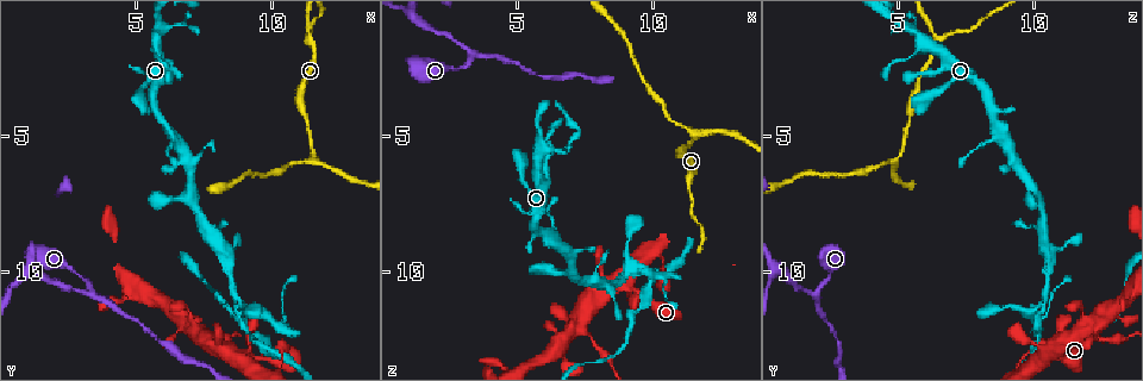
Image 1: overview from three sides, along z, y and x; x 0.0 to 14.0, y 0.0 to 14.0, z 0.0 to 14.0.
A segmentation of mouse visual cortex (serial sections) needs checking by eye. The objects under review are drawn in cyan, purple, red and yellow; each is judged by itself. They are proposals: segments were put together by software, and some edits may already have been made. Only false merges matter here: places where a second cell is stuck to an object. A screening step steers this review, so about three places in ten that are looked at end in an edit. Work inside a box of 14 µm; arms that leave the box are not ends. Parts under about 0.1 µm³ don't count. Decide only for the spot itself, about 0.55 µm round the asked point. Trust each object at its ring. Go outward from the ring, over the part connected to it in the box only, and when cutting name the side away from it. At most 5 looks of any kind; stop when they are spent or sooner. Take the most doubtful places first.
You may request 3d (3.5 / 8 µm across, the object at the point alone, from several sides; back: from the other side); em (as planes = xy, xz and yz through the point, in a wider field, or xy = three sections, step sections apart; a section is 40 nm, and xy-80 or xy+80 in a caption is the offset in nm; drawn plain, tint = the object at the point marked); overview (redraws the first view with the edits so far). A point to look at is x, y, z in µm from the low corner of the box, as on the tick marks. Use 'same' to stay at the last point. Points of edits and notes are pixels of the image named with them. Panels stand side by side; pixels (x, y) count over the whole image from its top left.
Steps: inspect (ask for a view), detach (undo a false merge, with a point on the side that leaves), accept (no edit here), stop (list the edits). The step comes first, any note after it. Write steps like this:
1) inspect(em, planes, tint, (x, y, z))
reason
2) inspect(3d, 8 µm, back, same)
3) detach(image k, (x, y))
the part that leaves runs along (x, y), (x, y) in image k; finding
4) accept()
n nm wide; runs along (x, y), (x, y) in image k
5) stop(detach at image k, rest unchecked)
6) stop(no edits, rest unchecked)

inspect(3d, 8 µm, (8.7, 10.9, 10.5))
arms part here

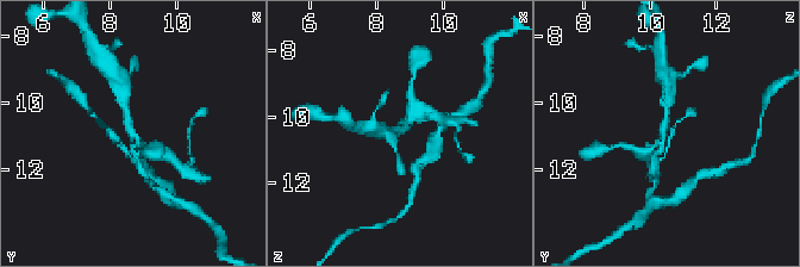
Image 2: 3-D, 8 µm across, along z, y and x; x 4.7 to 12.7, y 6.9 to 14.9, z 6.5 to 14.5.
inspect(em, xy, step 5, tint, (8.6, 10.9, 10.4))
3 arms; arms of 150, 150, 200 nm

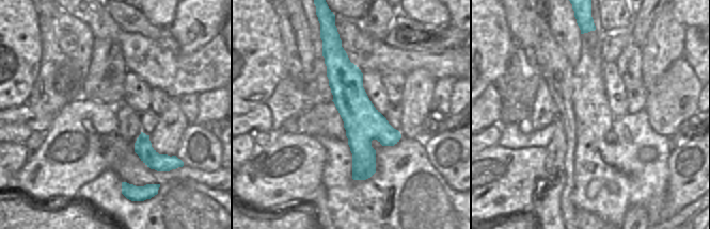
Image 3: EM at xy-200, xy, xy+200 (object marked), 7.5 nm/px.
accept()
runs along (337, 43), (360, 116), (363, 177) in image 3; one cell here

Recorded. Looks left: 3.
inspect(3d, 3.5 µm, (11.5, 5.8, 5.1))

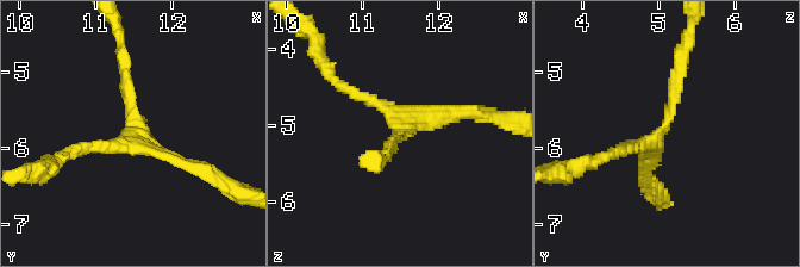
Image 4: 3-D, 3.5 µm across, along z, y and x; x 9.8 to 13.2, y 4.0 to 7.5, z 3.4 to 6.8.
inspect(em, planes, tint, (11.50, 5.75, 5.05))
3 arms; arms of 150, 200, 200 nm; shape alone is not enough

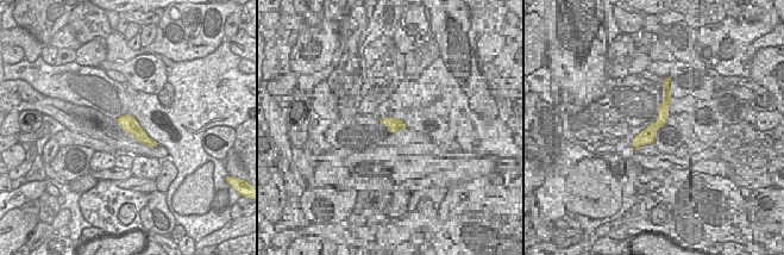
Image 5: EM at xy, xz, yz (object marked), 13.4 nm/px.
accept()
runs along (681, 59), (667, 124), (618, 150) in image 4; continuous, no second cell

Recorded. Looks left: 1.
stop(no edits, rest unchecked)

